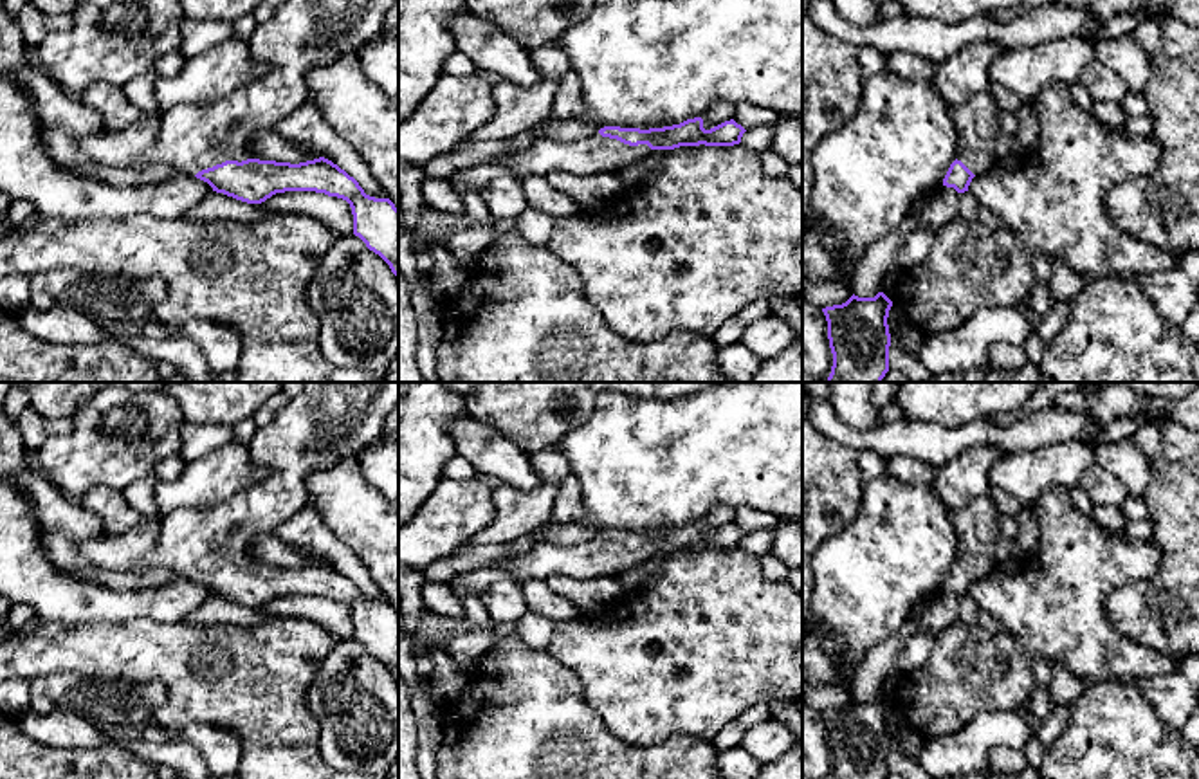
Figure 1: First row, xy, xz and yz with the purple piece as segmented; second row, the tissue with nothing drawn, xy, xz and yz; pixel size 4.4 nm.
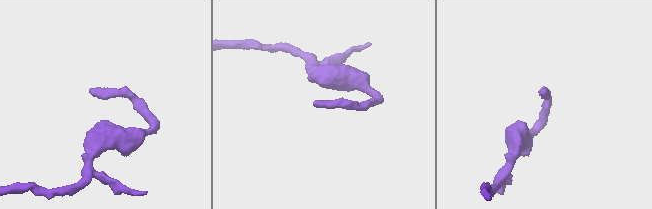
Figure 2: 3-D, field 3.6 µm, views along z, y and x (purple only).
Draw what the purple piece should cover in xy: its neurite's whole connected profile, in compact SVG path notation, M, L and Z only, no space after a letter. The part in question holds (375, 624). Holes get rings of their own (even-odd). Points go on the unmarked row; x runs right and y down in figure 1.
M305 382L303 391L279 408L249 444L251 458L267 471L265 478L247 483L211 509L177 509L162 516L155 548L137 563L133 572L166 568L182 581L197 581L213 595L247 608L261 608L285 595L316 595L343 602L352 611L353 638L398 682L398 613L389 602L366 599L353 581L325 561L290 568L247 559L247 545L252 537L272 534L308 505L307 476L339 460L355 460L382 435L384 422L397 406L398 382Z

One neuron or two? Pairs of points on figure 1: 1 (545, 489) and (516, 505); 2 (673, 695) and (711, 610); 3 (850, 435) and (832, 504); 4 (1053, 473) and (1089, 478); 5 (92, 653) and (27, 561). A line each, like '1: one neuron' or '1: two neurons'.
1: one neuron
2: one neuron
3: two neurons
4: two neurons
5: two neurons

